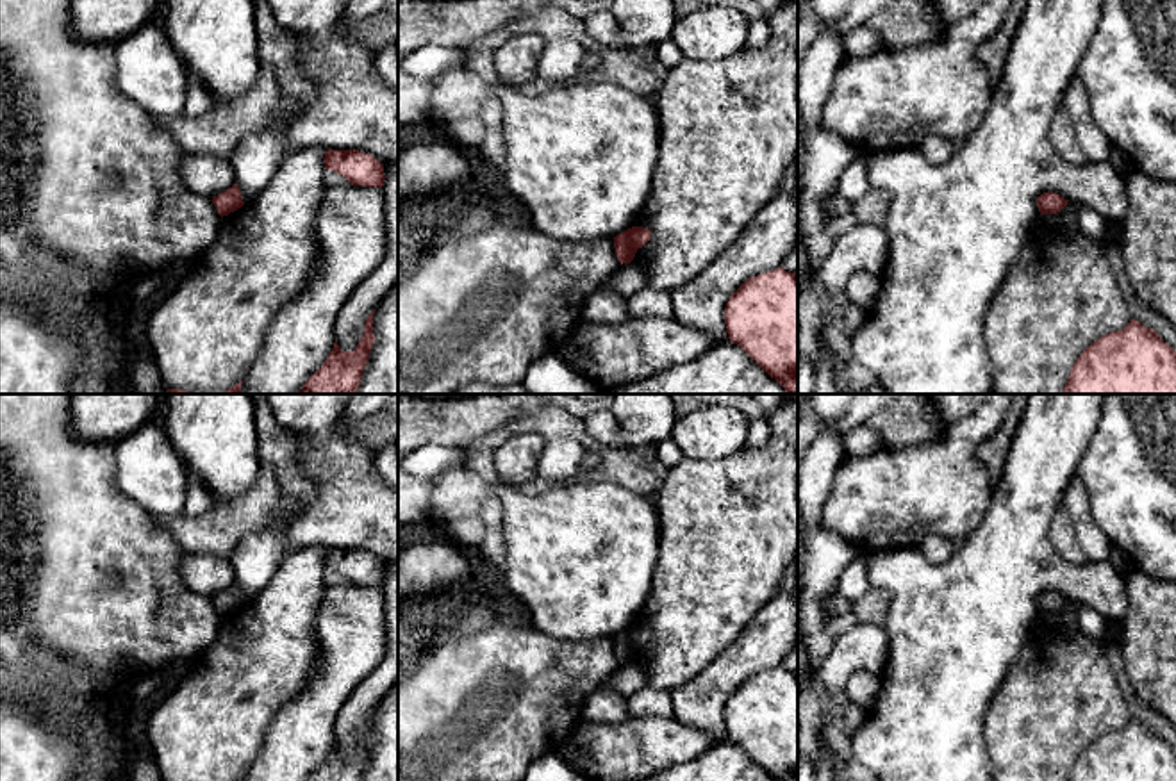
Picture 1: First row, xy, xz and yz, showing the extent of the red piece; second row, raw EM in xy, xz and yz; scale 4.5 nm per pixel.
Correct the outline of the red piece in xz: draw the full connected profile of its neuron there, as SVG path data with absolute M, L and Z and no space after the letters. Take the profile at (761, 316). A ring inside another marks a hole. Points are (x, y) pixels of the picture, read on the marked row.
M776 267L748 278L726 301L730 342L741 346L787 394L798 394L798 278Z

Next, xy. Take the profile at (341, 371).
M373 314L366 317L364 333L353 351L343 351L334 342L323 366L305 382L298 394L355 394L362 371L369 360L369 351L375 344Z

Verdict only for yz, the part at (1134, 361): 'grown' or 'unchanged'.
unchanged

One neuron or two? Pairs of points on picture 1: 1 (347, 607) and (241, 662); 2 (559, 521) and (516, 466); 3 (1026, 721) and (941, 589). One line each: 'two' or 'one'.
1: two
2: two
3: two

